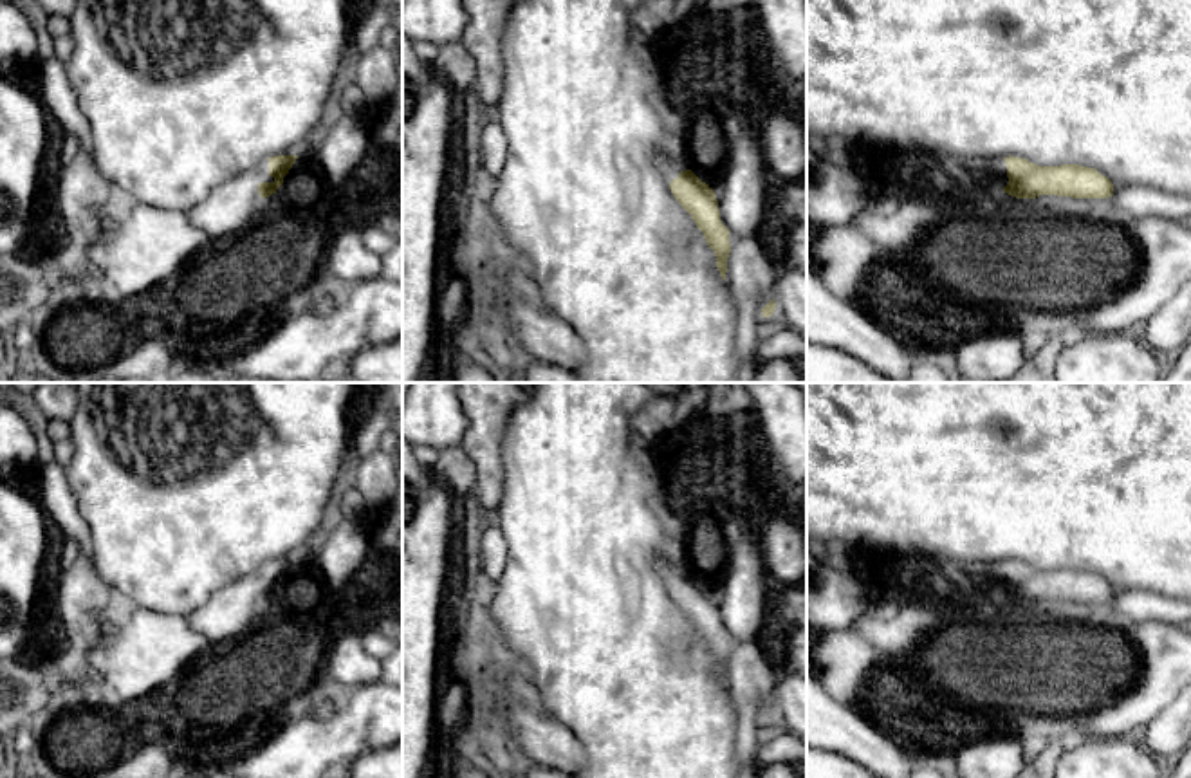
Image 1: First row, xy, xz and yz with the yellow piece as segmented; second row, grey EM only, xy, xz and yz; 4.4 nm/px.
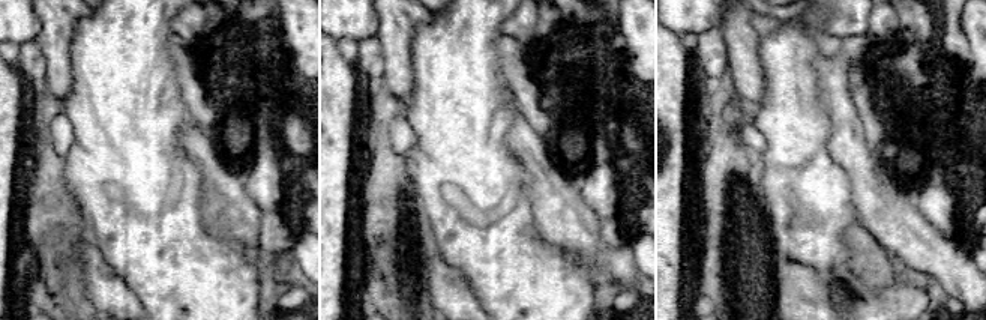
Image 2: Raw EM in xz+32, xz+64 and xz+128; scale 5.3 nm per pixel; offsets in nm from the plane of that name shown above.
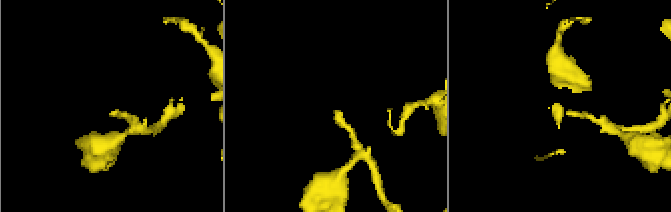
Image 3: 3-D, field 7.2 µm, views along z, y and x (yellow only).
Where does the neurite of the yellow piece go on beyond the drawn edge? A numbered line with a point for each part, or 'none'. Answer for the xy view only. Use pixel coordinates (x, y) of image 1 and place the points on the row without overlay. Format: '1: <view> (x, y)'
1: xy (230, 612)

